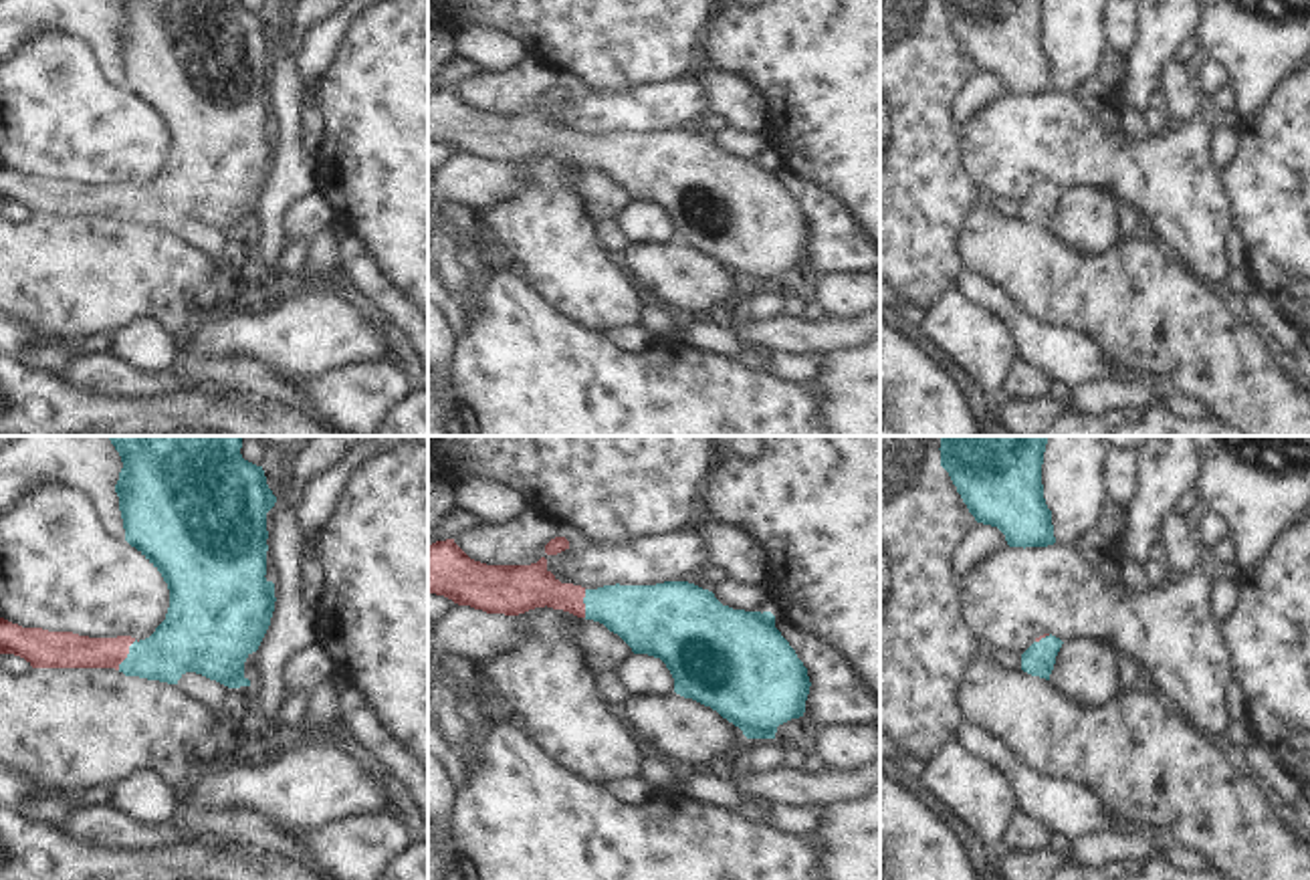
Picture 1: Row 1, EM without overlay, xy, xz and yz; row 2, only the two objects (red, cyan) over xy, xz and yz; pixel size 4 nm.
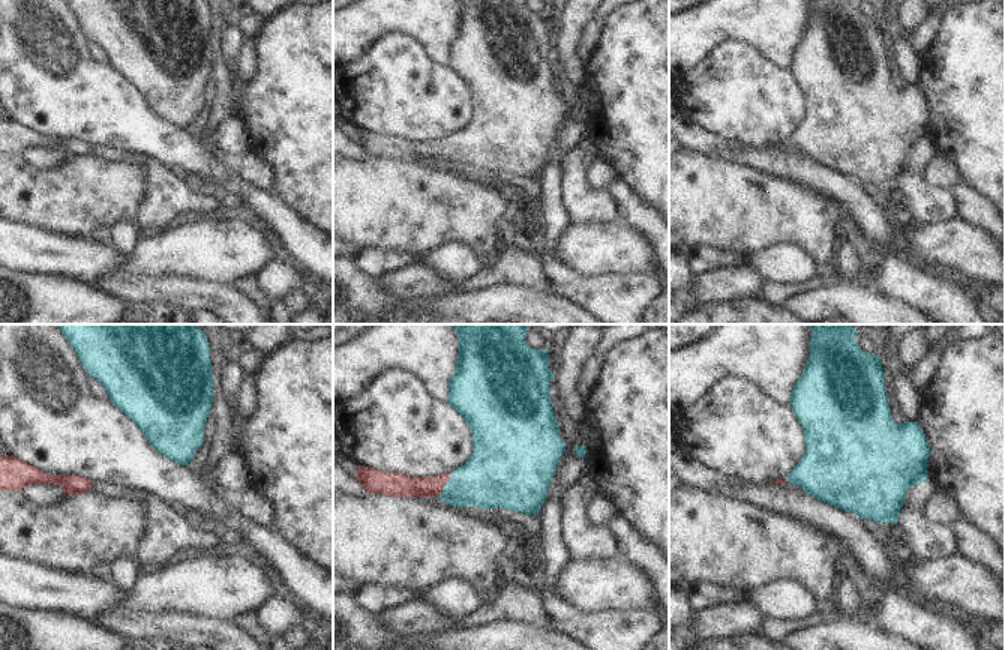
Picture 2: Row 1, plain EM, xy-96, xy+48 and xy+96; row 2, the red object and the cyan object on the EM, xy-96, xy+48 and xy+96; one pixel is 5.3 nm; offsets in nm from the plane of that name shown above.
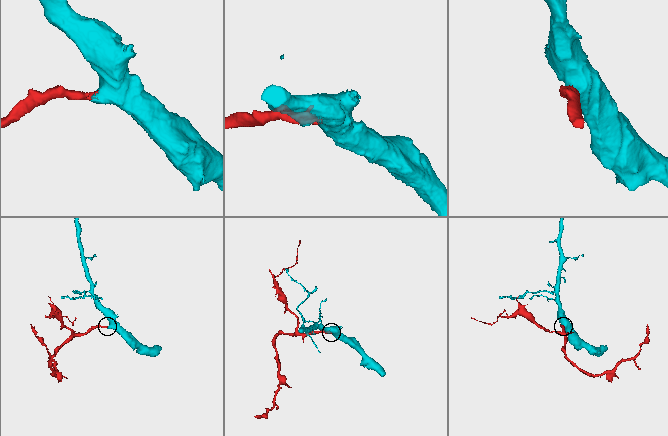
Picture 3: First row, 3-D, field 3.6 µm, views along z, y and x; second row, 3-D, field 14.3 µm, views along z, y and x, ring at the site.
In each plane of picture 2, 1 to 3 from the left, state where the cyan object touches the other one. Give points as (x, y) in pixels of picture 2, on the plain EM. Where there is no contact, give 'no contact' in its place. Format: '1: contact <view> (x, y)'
1: no contact
2: contact xy+48 (446, 146)
3: contact xy+96 (785, 143)

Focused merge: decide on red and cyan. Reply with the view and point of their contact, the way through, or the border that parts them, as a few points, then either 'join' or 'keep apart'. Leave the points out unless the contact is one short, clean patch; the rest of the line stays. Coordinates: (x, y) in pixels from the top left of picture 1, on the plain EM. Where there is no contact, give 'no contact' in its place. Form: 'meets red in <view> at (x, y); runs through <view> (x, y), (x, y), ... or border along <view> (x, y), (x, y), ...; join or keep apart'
meets red in xy at (128, 200); runs through xy (65, 198), (128, 200), (168, 200), (188, 188); join

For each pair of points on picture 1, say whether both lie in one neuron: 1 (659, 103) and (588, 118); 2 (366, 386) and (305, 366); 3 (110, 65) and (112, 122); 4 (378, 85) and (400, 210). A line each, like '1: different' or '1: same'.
1: same
2: different
3: different
4: same

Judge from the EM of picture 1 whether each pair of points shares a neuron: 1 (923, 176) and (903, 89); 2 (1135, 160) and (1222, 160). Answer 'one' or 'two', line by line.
1: one
2: two

